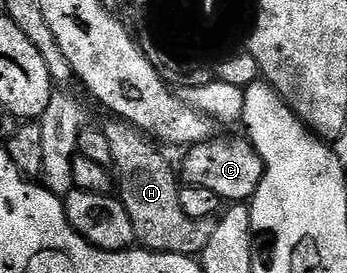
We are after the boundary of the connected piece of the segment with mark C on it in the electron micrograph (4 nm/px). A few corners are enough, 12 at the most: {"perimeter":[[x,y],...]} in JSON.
{"perimeter":[[208,137],[180,178],[221,201],[252,199],[265,172],[248,138]]}

